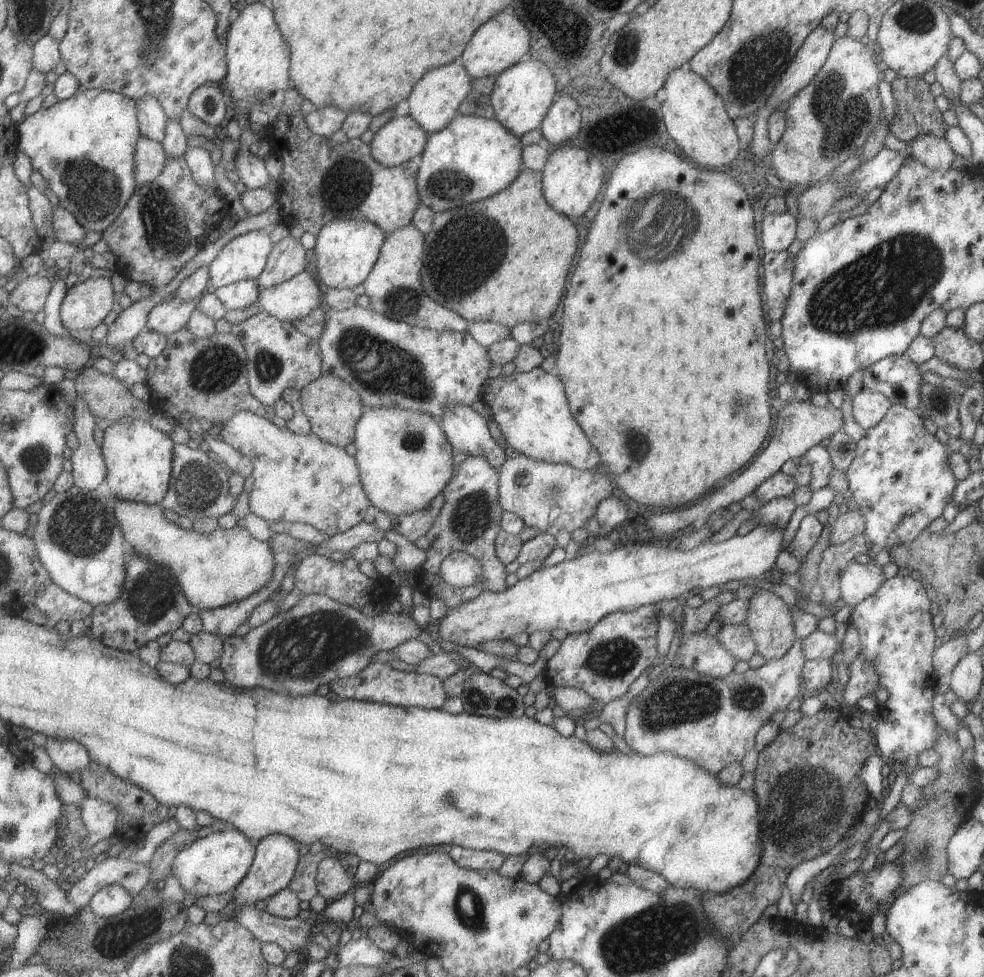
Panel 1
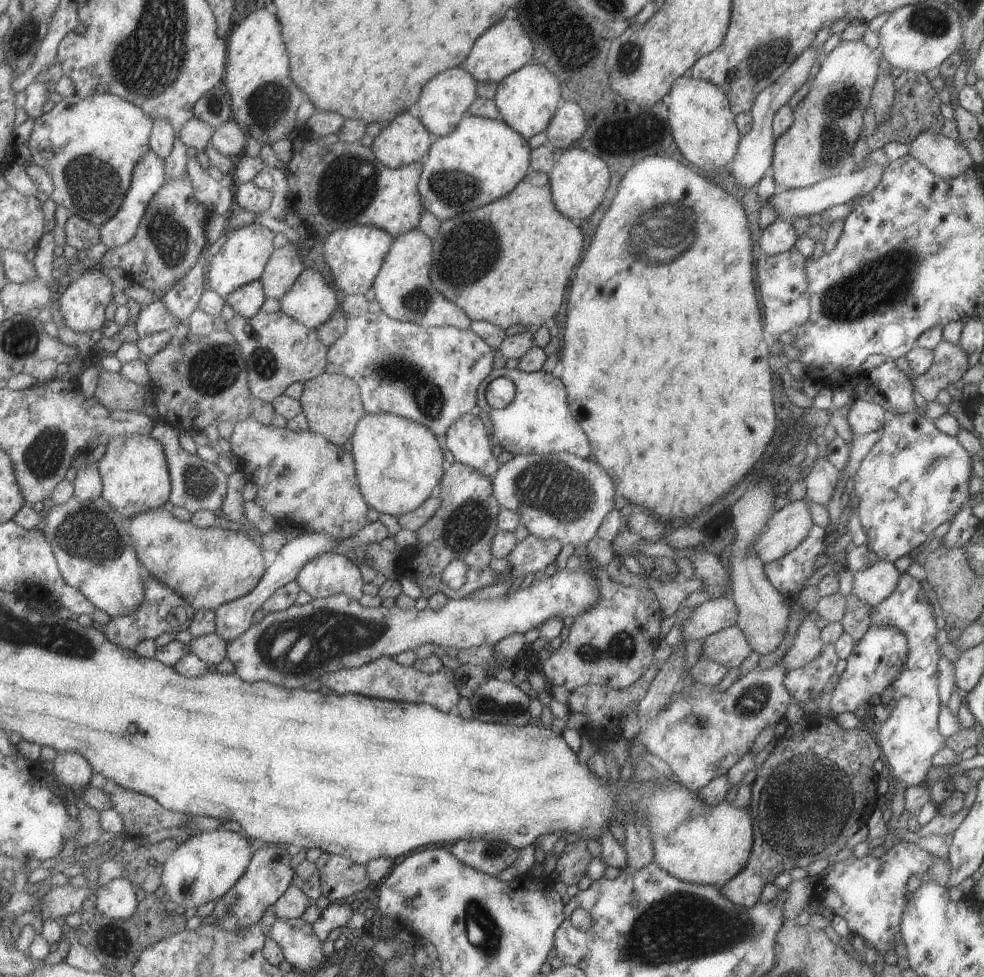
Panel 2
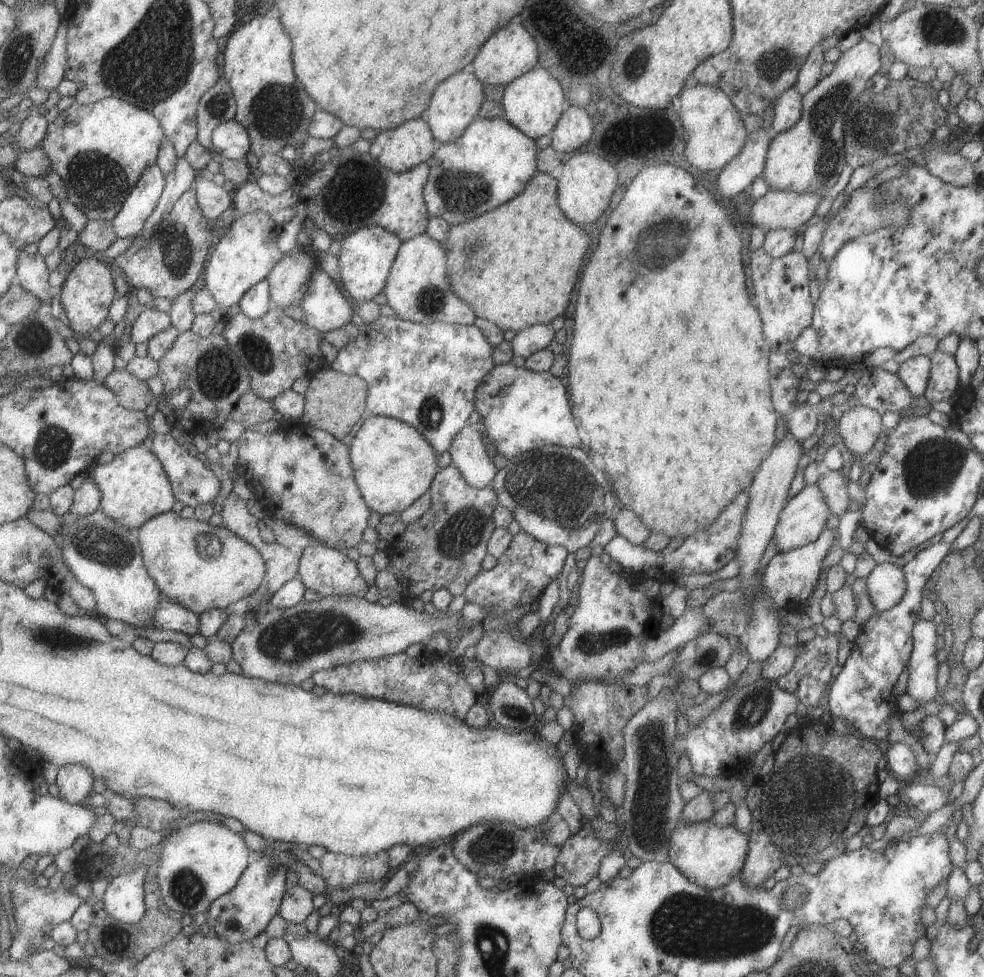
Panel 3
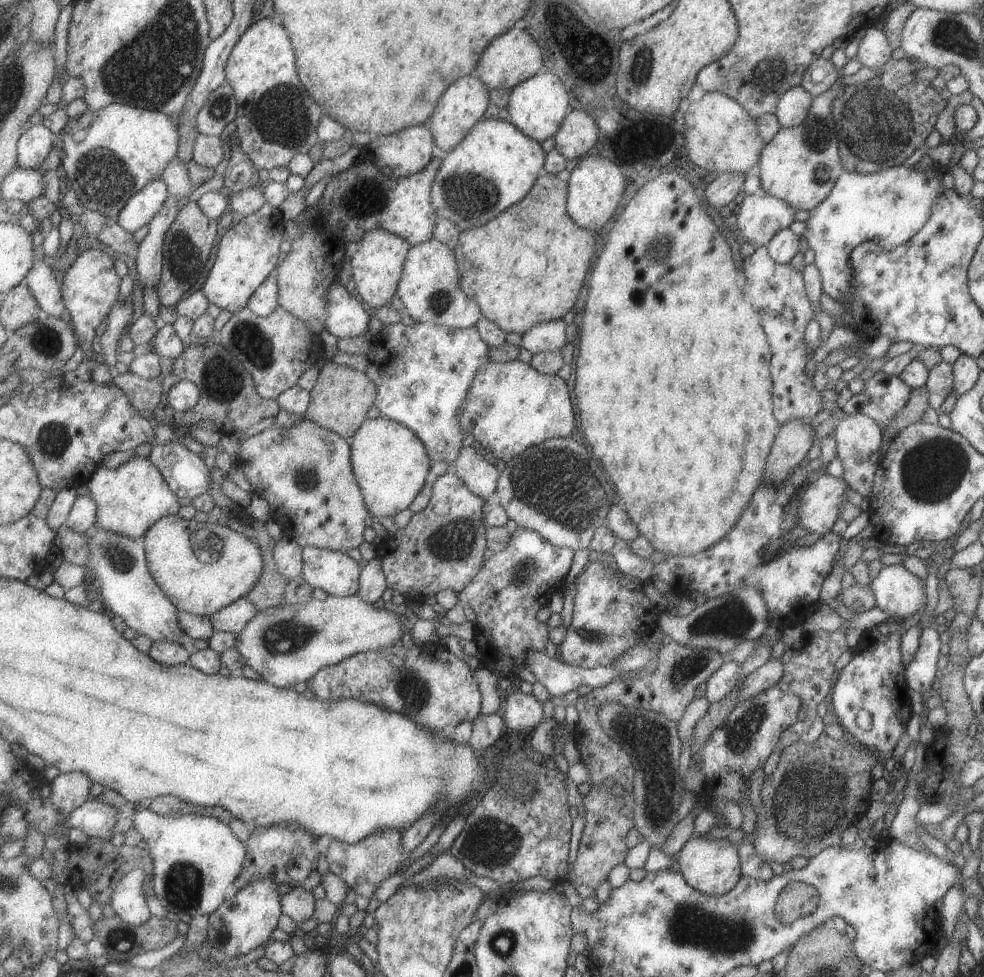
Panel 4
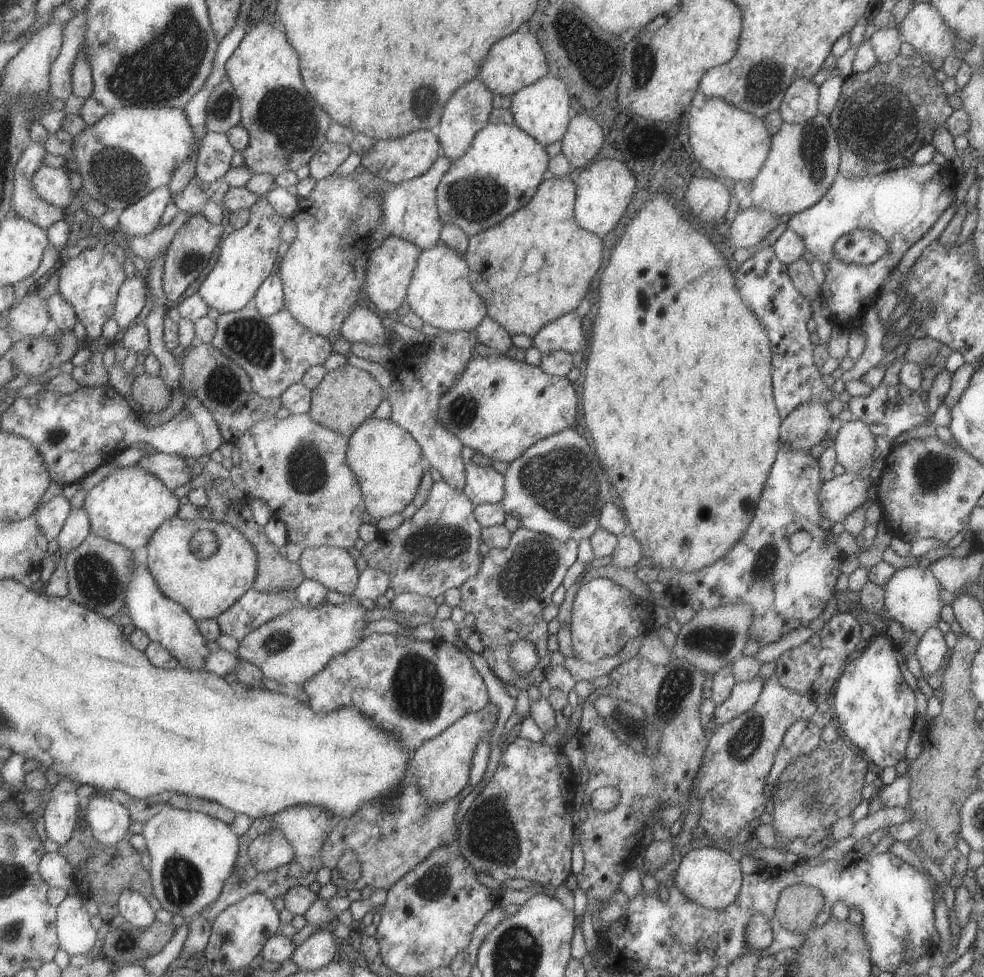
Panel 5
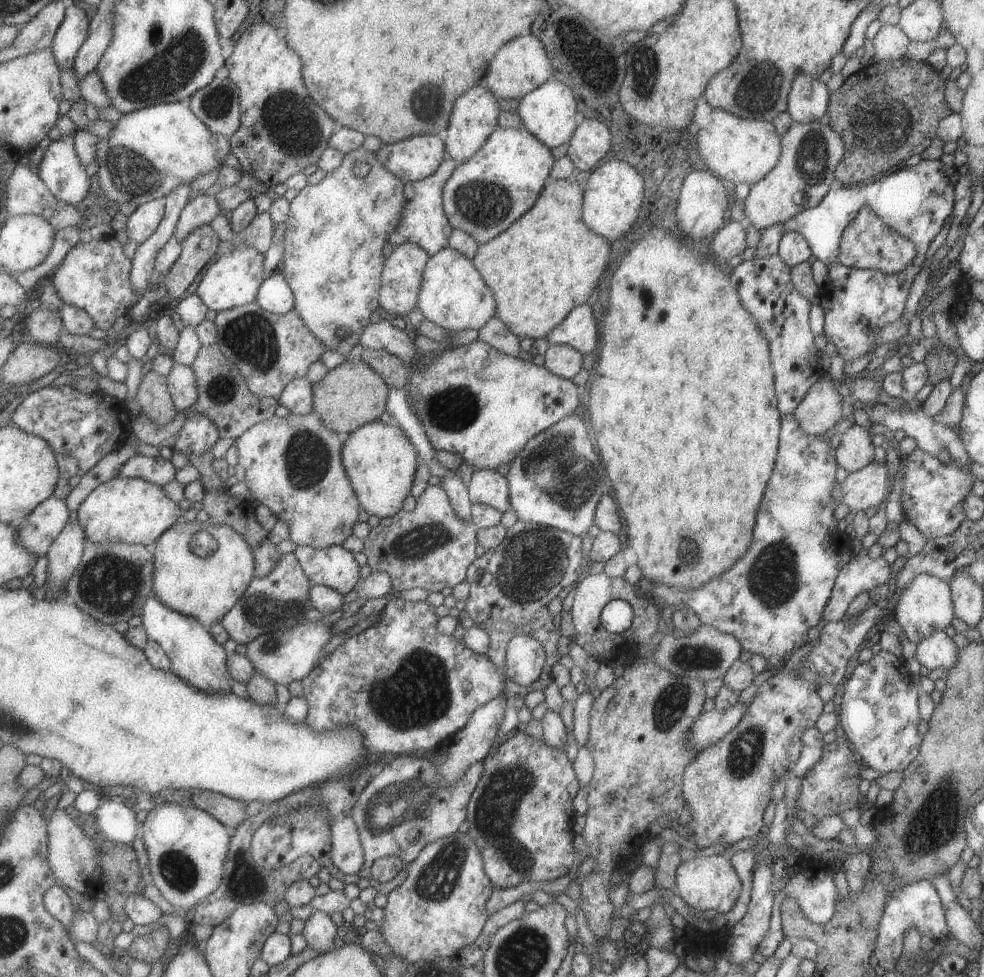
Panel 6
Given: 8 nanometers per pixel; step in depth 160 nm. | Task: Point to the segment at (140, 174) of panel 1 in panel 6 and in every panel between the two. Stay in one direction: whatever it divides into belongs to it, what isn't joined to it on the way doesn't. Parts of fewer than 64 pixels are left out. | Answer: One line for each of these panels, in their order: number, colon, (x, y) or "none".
2: (150, 175)
3: (141, 205)
4: (145, 205)
5: (142, 218)
6: (145, 220)

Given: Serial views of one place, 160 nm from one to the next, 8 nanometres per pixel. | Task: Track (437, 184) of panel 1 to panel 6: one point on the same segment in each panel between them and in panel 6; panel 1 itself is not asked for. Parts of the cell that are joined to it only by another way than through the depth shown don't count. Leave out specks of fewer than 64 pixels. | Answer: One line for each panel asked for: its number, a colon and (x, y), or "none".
2: (482, 159)
3: (490, 163)
4: (495, 165)
5: (500, 171)
6: (484, 195)

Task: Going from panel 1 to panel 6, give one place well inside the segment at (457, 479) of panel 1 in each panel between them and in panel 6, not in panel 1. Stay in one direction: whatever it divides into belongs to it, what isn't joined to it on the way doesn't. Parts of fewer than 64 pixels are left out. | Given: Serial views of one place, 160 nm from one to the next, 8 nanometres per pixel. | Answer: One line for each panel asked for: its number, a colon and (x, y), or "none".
2: (463, 526)
3: (443, 549)
4: (442, 546)
5: (435, 550)
6: (430, 547)

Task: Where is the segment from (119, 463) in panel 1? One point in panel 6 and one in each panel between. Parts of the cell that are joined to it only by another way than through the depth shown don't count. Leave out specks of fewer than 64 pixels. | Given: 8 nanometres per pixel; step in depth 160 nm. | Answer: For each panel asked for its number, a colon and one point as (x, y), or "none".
2: (136, 474)
3: (135, 487)
4: (132, 498)
5: (128, 507)
6: (122, 510)

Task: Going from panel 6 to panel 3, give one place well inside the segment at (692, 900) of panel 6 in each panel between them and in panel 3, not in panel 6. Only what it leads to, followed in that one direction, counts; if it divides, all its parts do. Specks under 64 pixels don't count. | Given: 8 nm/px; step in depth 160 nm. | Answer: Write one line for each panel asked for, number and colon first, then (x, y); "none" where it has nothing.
3: (709, 856)
4: (710, 866)
5: (710, 877)

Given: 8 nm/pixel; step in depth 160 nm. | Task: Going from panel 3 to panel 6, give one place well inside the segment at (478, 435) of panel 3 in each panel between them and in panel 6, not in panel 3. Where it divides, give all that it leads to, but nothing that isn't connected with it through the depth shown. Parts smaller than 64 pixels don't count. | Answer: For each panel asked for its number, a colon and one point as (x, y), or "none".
4: (480, 477)
5: (482, 484)
6: (486, 486)

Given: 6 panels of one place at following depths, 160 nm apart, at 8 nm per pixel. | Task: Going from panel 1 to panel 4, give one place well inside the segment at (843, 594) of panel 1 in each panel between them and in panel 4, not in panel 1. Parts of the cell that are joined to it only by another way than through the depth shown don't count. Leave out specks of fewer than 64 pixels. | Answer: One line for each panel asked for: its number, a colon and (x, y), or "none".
2: (874, 583)
3: (885, 584)
4: (897, 593)

